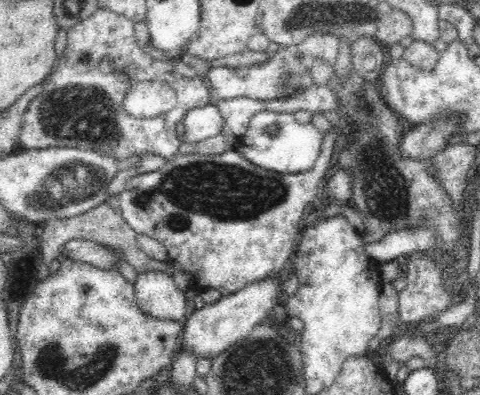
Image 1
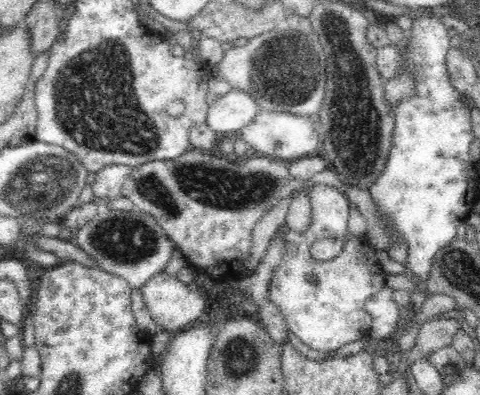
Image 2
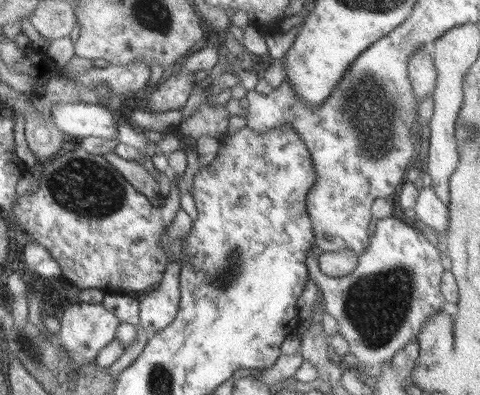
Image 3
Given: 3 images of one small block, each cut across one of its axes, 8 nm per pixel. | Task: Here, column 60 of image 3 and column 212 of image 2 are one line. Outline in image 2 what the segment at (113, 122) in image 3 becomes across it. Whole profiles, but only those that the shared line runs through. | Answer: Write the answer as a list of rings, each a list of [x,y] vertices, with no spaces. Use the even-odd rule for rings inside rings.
[[[232,88],[226,96],[220,96],[210,104],[206,124],[220,136],[238,136],[254,122],[258,112],[260,106],[248,92]]]

